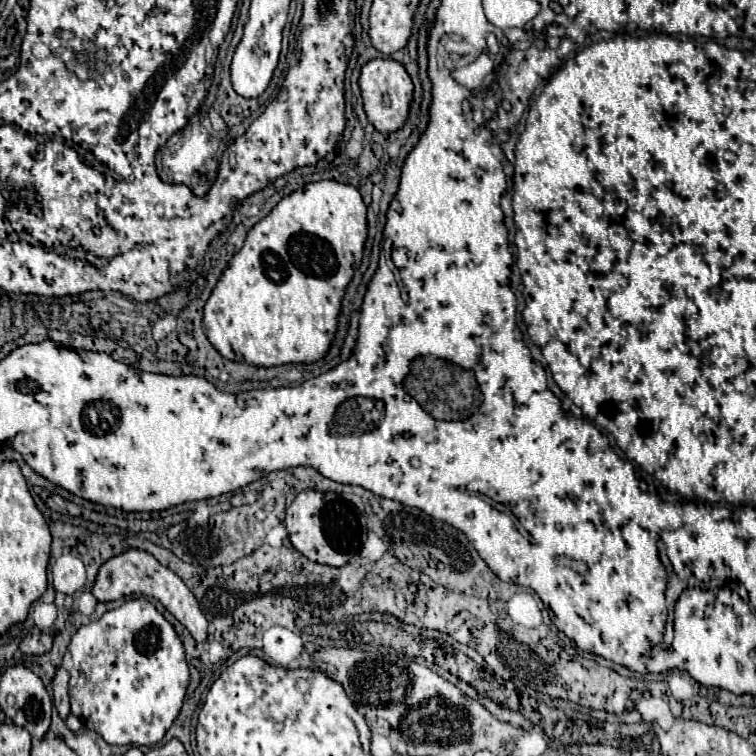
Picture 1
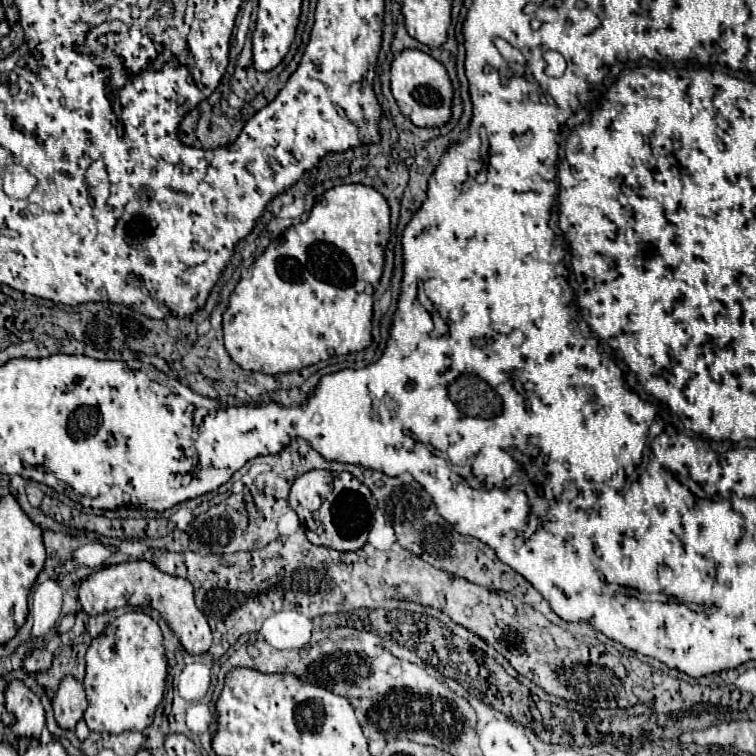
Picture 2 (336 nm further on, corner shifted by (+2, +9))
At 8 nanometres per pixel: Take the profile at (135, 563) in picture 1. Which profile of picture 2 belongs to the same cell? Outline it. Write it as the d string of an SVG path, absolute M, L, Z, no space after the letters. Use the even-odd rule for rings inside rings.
M147 560L137 562L123 562L109 568L101 568L95 574L91 574L85 582L79 586L79 604L87 614L101 614L125 604L131 606L145 606L145 602L155 608L169 624L169 628L179 638L181 646L187 654L203 654L211 646L211 628L205 620L205 616L199 612L193 600L193 586L189 580L179 576L169 576L161 572L155 564Z

